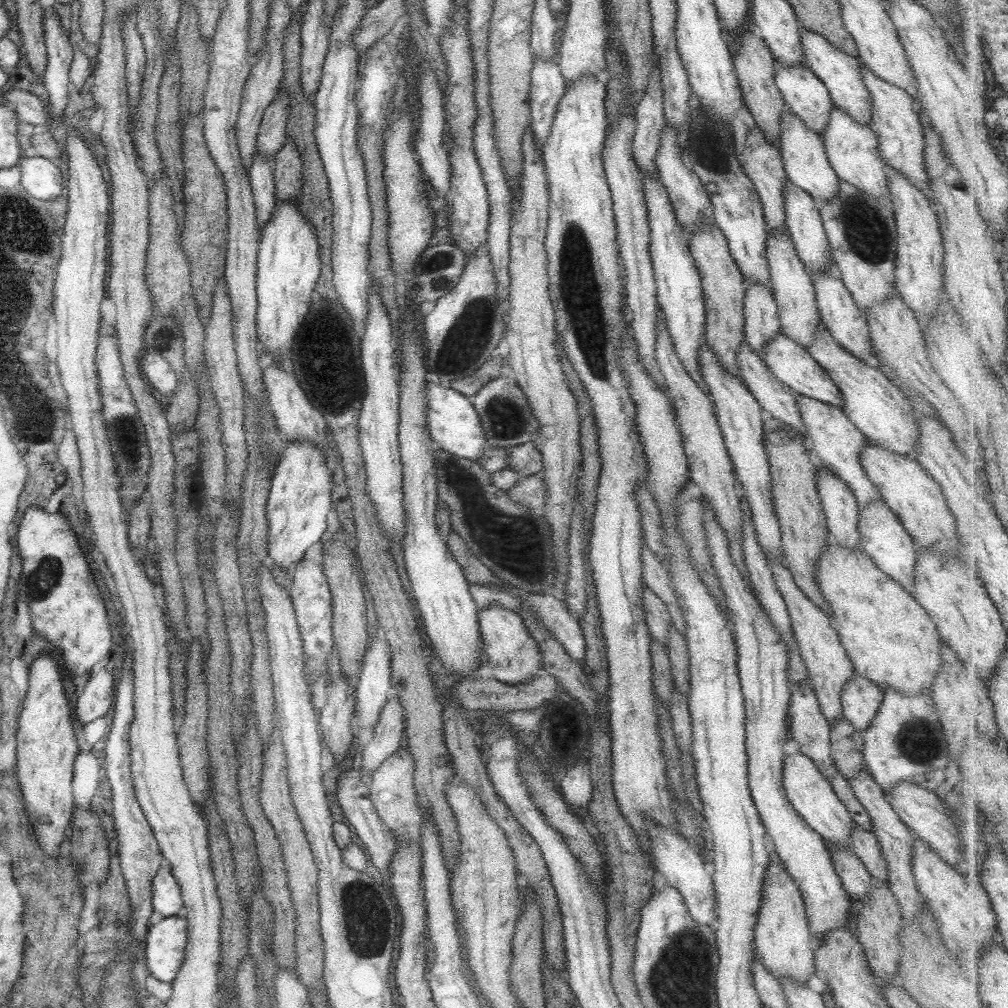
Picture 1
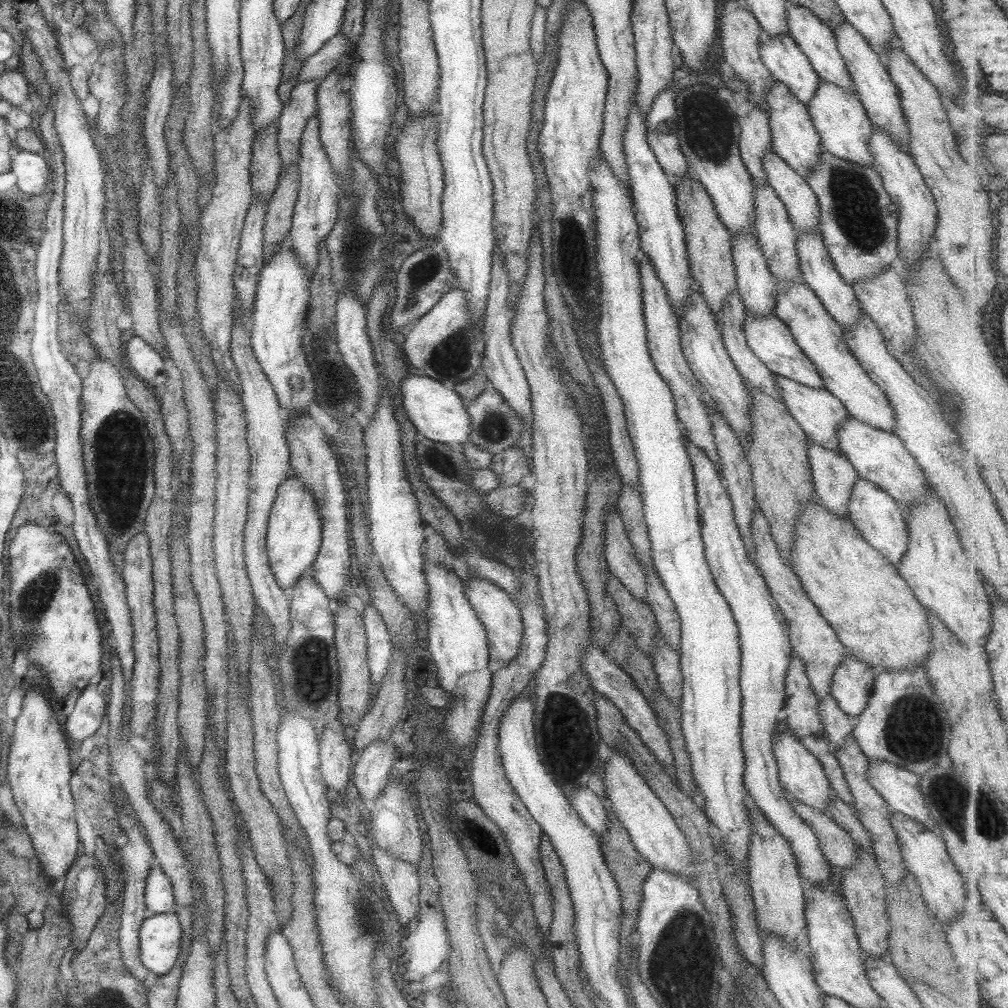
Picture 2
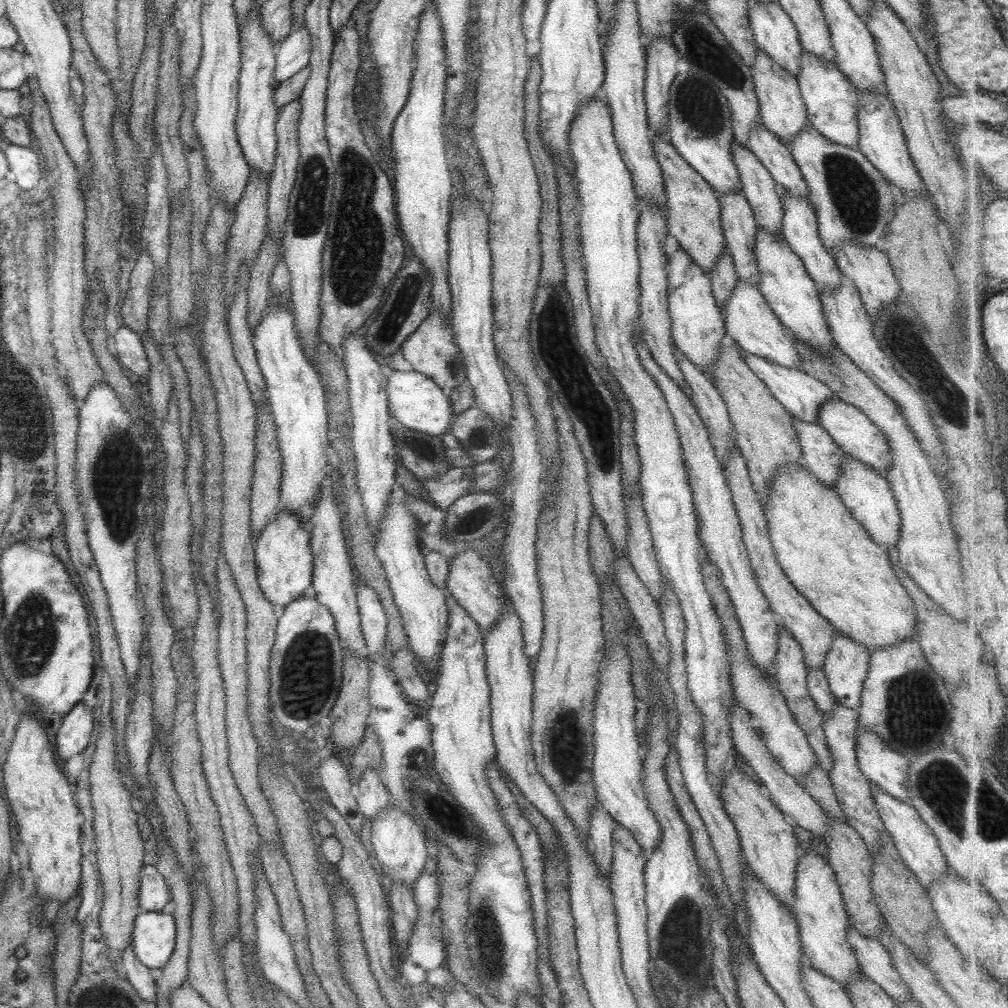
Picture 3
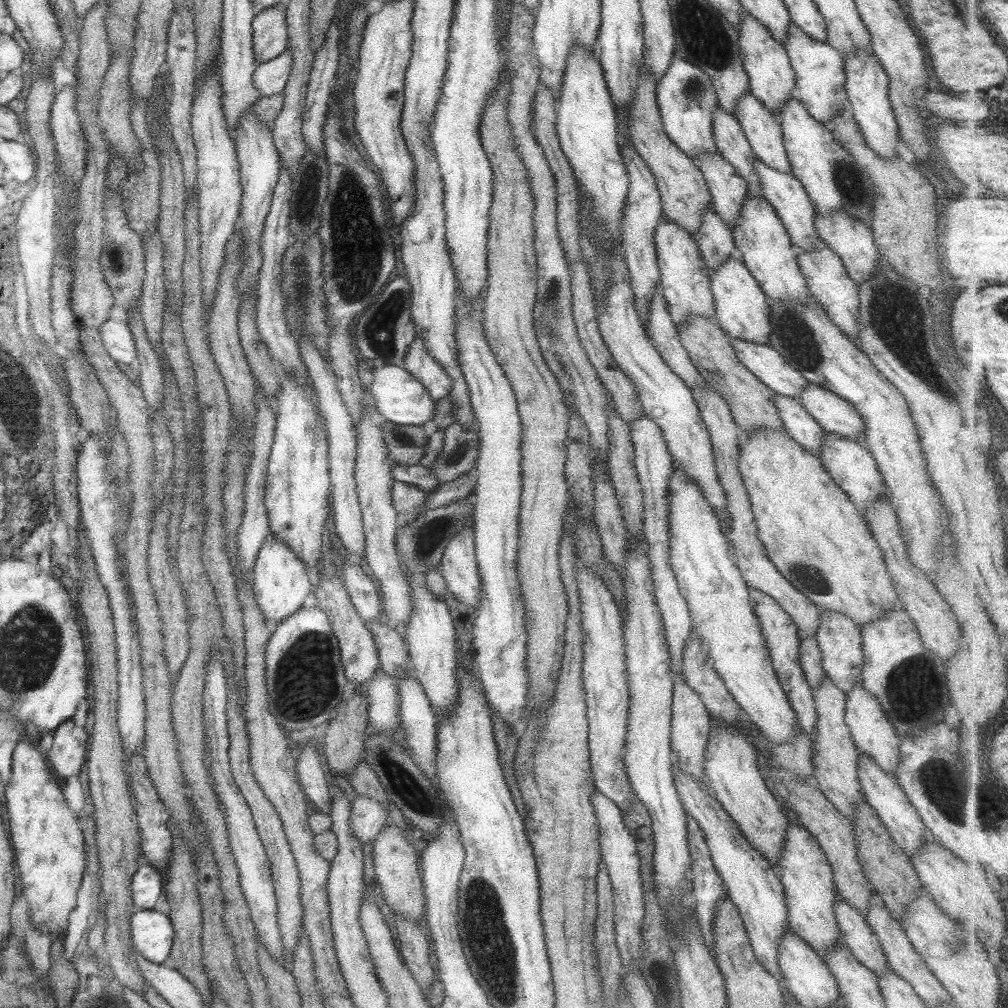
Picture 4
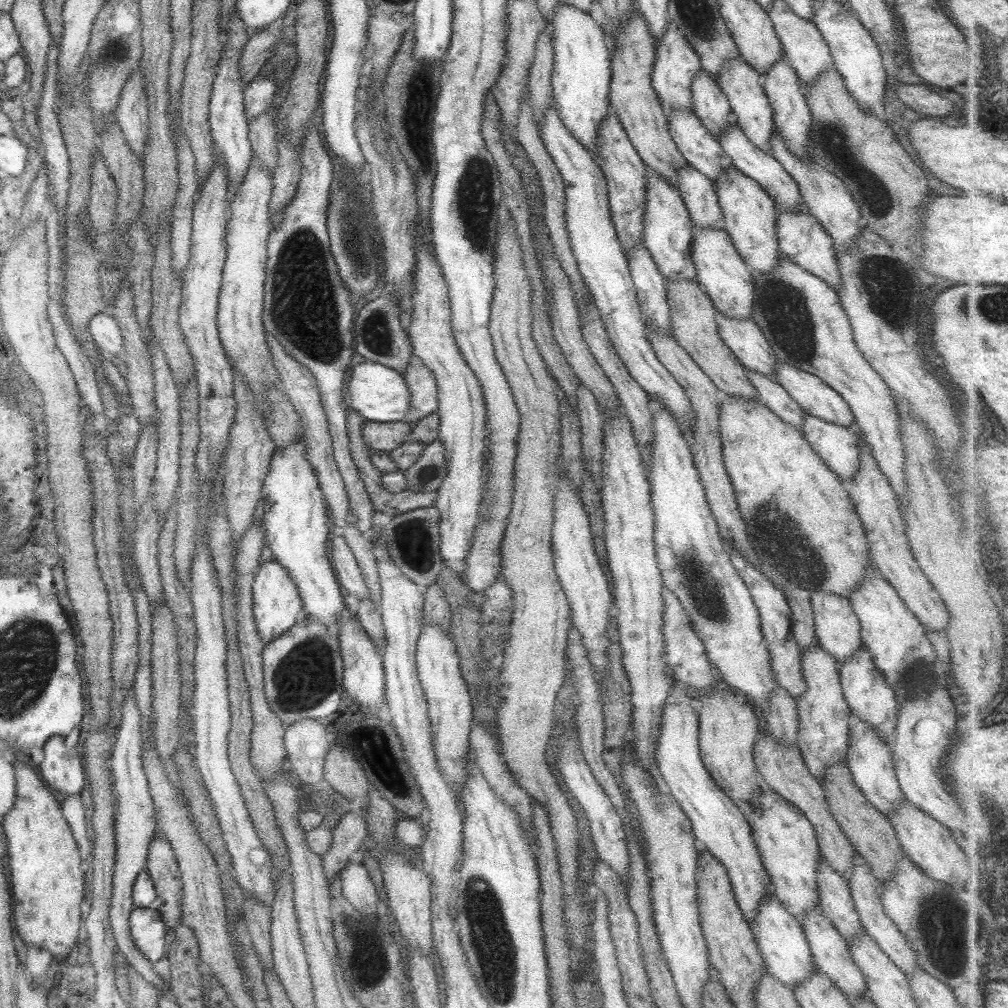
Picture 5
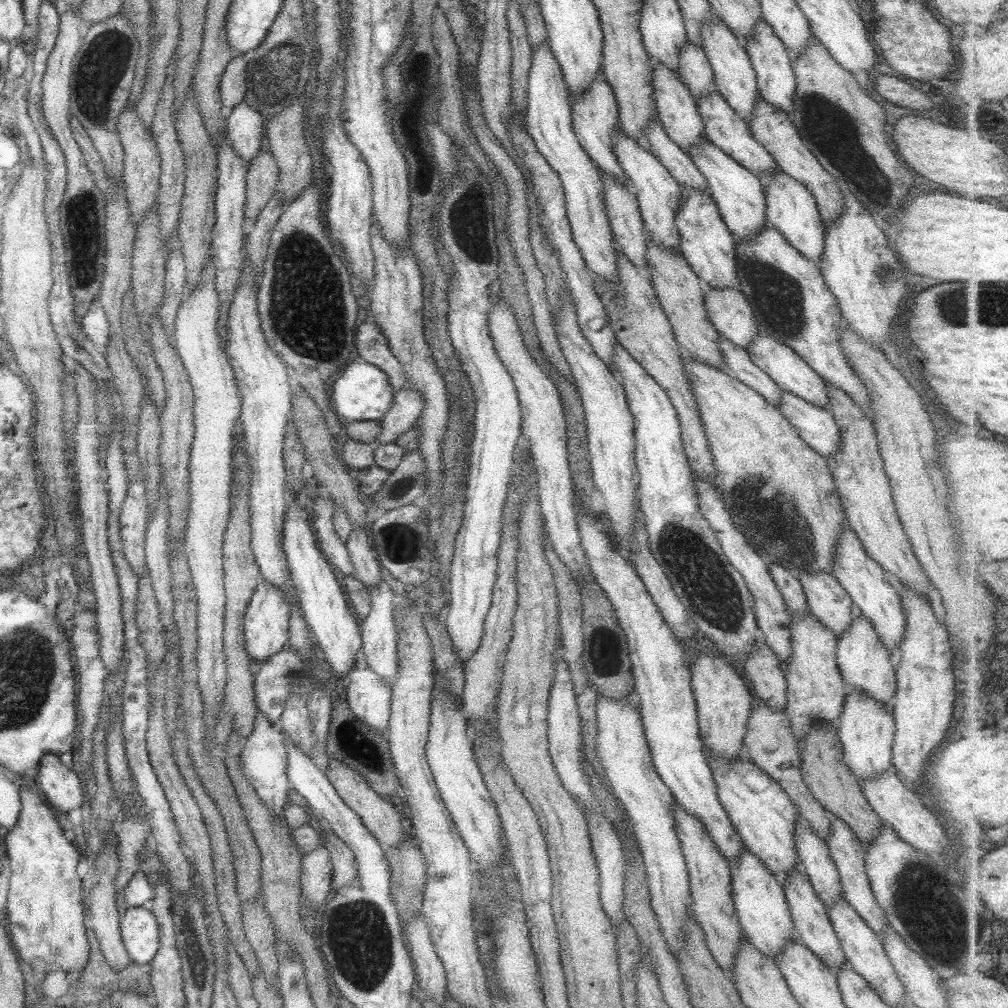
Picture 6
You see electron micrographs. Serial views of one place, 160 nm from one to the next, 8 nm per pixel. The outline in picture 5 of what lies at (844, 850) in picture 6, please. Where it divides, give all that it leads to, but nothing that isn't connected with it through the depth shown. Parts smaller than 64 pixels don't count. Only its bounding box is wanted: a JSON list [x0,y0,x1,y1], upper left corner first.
[846,851,921,977]

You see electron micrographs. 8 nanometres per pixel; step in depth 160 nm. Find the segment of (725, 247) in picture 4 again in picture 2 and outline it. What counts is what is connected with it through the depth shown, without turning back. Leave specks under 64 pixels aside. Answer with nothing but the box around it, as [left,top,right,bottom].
[718,291,779,399]

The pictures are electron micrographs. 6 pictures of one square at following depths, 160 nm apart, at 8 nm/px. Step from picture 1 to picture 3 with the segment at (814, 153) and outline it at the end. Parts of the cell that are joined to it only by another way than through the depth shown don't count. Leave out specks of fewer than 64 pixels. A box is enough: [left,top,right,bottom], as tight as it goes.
[750,48,807,146]

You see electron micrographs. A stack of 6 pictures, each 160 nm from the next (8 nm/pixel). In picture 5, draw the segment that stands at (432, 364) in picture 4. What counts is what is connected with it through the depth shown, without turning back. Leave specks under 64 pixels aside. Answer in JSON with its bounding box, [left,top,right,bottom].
[400,358,436,426]

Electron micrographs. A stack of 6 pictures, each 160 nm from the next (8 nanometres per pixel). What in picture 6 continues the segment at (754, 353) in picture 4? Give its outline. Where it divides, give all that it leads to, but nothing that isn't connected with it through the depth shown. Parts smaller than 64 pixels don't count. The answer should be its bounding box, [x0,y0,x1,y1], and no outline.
[703,286,758,350]

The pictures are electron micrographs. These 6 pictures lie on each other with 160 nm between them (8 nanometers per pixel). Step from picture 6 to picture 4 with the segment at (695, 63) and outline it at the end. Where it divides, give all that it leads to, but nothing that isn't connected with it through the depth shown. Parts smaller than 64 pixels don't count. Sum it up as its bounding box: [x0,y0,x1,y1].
[711,107,760,196]

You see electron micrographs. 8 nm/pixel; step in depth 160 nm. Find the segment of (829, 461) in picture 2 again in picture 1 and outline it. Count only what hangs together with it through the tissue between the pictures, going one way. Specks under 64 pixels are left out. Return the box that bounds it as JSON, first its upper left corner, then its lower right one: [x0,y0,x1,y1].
[816,465,859,550]

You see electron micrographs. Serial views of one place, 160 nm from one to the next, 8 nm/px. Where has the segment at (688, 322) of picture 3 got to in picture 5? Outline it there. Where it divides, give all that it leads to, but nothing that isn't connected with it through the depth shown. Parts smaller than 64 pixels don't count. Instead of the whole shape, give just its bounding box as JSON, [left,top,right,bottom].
[642,167,697,283]

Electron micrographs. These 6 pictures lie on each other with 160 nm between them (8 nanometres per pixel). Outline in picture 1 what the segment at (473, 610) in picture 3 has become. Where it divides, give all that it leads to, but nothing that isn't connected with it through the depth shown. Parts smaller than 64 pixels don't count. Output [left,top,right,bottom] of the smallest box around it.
[478,606,541,685]

